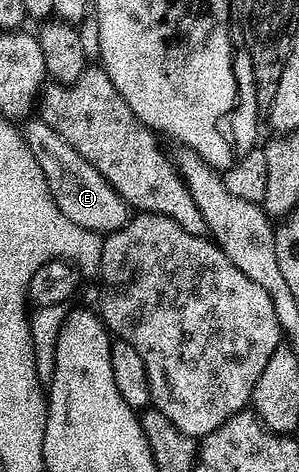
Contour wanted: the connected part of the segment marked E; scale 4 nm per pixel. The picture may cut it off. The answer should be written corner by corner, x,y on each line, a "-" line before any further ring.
31,118
22,125
23,139
29,150
33,150
33,158
37,158
37,166
41,166
41,174
45,174
45,182
49,182
49,194
53,194
53,202
69,218
69,222
77,222
77,226
85,226
85,230
93,230
100,234
116,232
129,219
129,205
119,196
107,179
93,167
55,128
49,127
38,118

